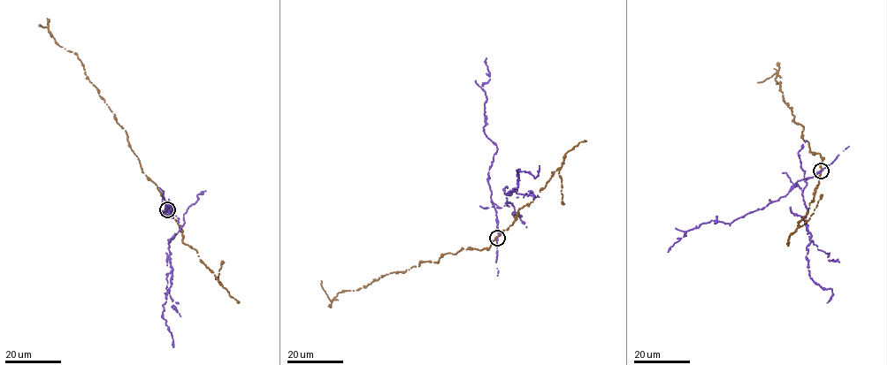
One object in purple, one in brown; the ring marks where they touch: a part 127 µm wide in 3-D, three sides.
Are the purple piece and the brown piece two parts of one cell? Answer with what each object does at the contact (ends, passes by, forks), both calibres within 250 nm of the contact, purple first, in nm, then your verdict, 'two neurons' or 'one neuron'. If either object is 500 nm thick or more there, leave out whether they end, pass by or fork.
260 nm thick on the purple side, 550 nm on the other; two neurons

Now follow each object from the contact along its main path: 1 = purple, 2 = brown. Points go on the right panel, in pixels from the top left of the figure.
1: (822, 171), (791, 188), (798, 184), (802, 190), (810, 277), (831, 289), (827, 302)
2: (822, 170), (823, 159), (802, 138), (803, 126), (793, 121), (775, 80), (777, 72), (757, 82)

